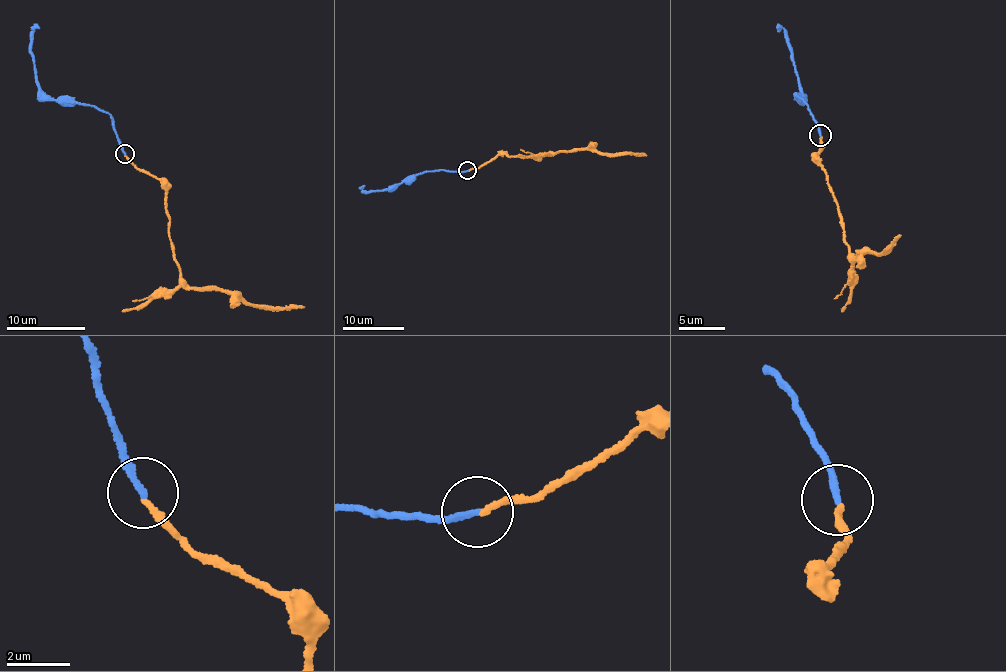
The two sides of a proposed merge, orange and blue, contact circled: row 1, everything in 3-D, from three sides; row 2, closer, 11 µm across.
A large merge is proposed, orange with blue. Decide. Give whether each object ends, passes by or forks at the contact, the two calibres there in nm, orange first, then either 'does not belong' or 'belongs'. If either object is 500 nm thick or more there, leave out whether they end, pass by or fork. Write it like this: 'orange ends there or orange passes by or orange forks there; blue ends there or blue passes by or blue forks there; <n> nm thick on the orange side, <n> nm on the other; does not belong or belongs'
orange ends there; blue ends there; 170 nm thick on the orange side, 200 nm on the other; does not belong

